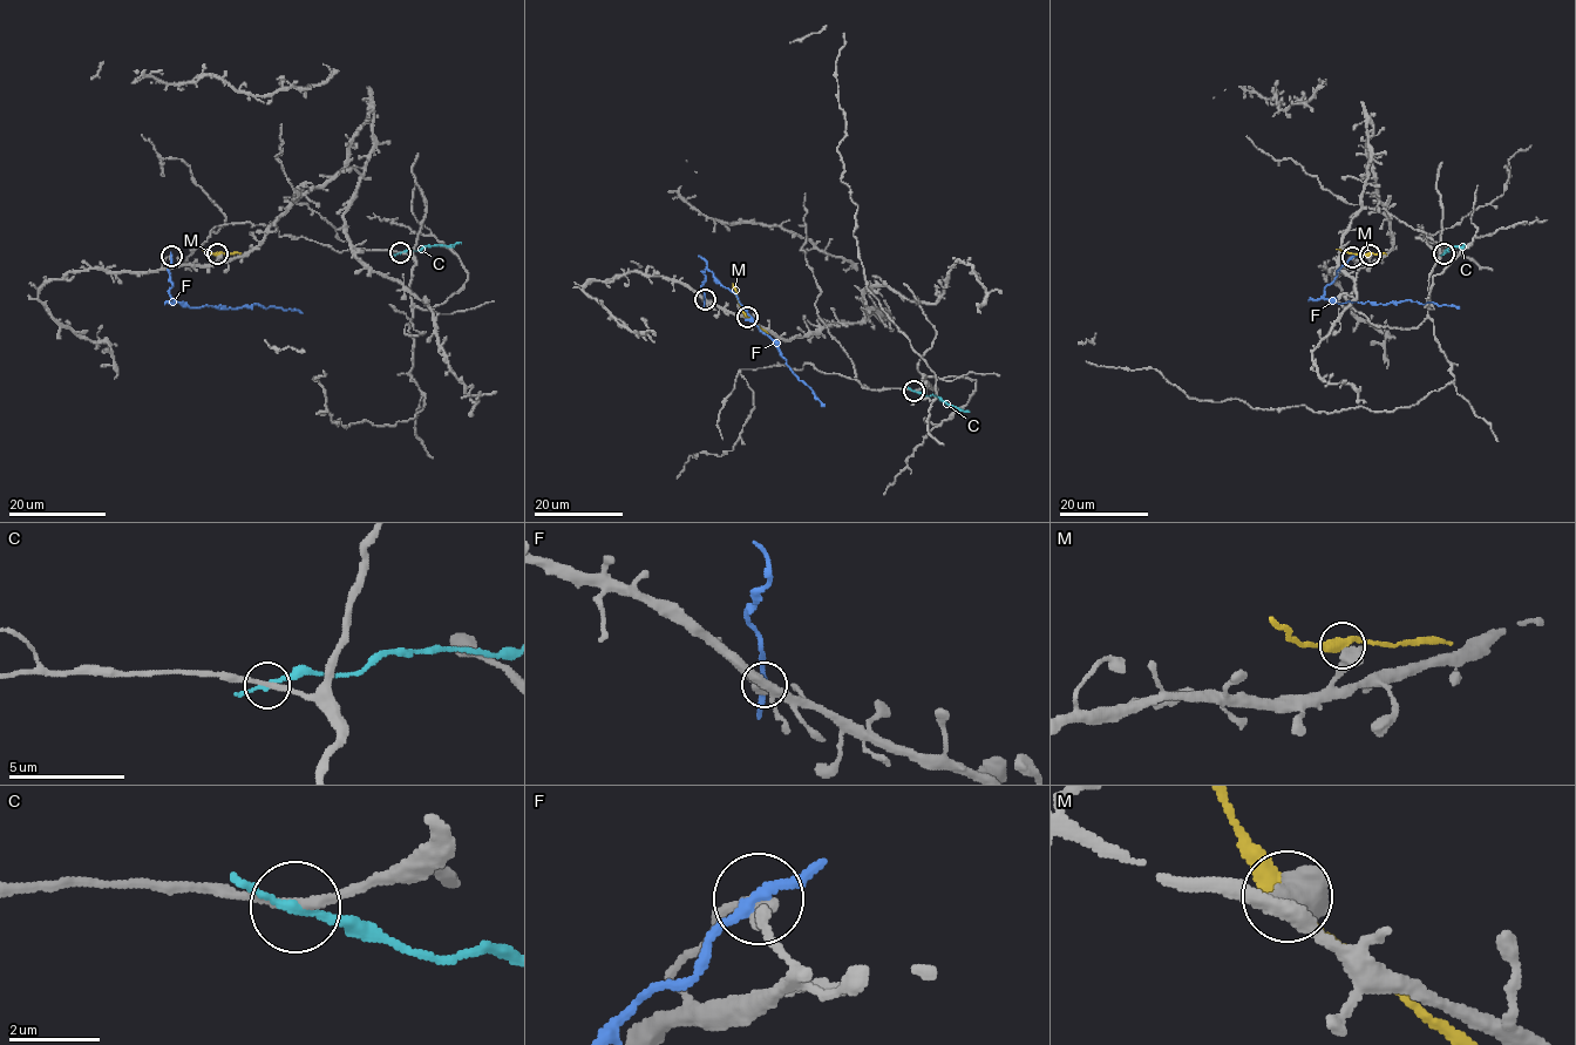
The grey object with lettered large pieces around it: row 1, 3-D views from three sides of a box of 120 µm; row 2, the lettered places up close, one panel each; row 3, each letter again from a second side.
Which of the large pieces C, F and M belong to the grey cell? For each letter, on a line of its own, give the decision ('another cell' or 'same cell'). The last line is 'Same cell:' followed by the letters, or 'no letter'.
C: another cell
F: another cell
M: same cell
Same cell: M

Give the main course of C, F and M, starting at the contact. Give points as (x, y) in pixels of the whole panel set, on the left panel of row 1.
C: (400, 253), (461, 243)
F: (171, 257), (169, 290), (170, 298), (175, 300), (190, 306), (225, 307), (257, 303), (303, 313)
M: (218, 255), (202, 248)

